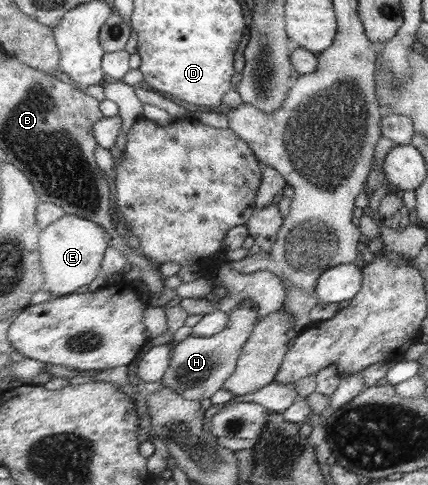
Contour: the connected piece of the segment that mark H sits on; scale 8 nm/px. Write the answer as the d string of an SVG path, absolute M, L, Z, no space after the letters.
M245 300L233 308L229 315L227 329L217 335L207 337L191 334L174 345L173 359L170 368L163 376L162 384L174 389L174 392L181 397L195 401L203 398L211 399L216 392L223 389L224 383L231 378L239 366L241 348L255 328L258 312L252 302Z

